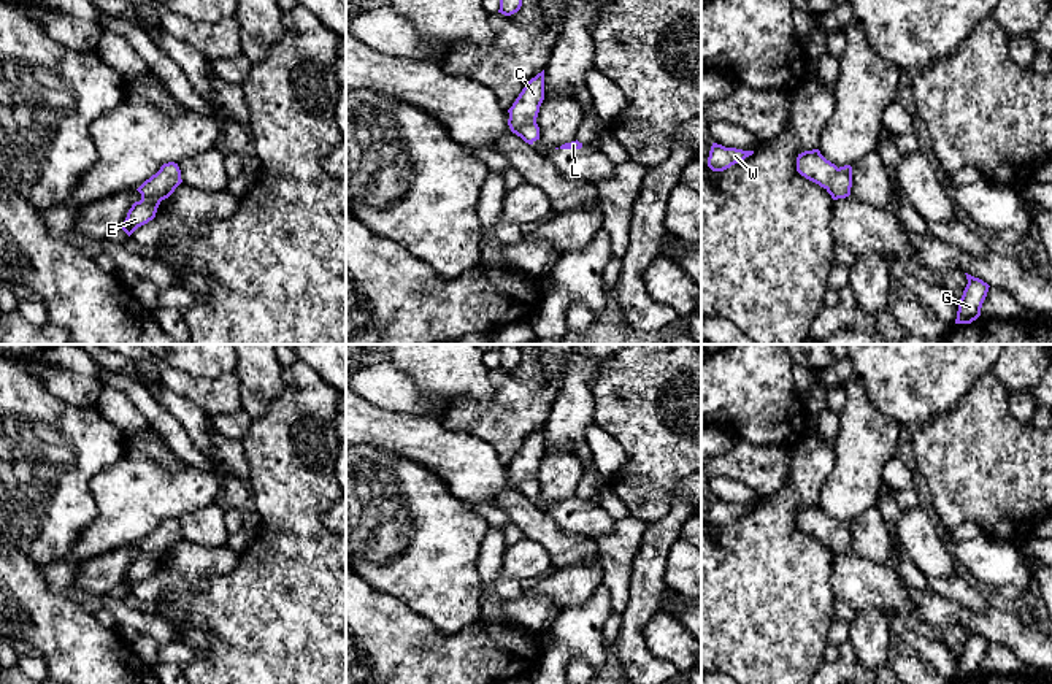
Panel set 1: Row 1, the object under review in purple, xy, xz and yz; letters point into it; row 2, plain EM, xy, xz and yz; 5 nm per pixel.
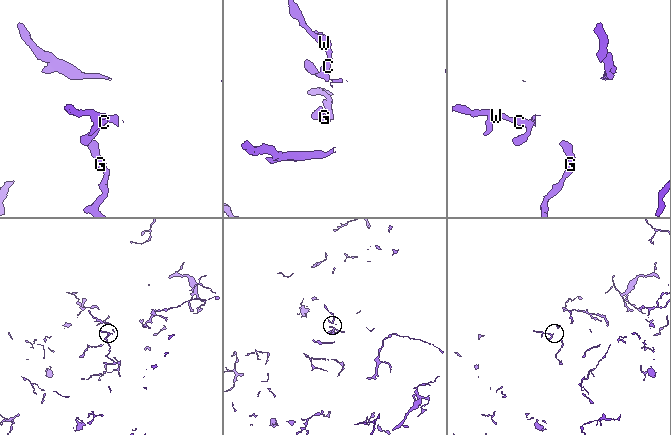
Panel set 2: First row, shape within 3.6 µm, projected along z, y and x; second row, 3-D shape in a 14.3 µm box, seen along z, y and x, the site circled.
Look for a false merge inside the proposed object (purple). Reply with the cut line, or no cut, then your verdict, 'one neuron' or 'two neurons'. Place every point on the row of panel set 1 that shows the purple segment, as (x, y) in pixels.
cut none; one neuron

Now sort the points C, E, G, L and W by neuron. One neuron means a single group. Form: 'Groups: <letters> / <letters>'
Groups: C E G L W

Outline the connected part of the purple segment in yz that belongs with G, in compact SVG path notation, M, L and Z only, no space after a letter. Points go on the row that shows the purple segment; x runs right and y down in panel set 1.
M968 273L965 275L968 279L968 284L963 290L962 298L958 300L955 324L971 324L981 316L981 308L990 287L982 279L974 278Z

